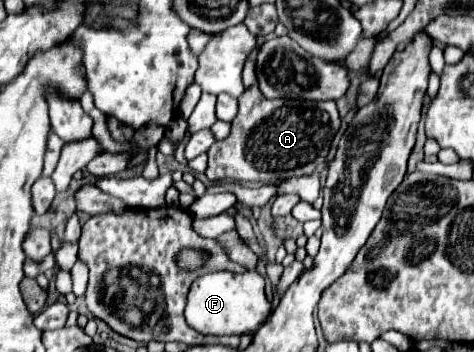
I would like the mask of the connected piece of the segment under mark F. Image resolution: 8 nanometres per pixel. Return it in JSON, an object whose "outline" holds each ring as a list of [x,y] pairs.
{"outline":[[[217,271],[201,275],[193,281],[187,297],[185,319],[187,323],[209,335],[245,335],[257,331],[271,315],[271,301],[265,295],[265,279],[257,271],[229,273]]]}

